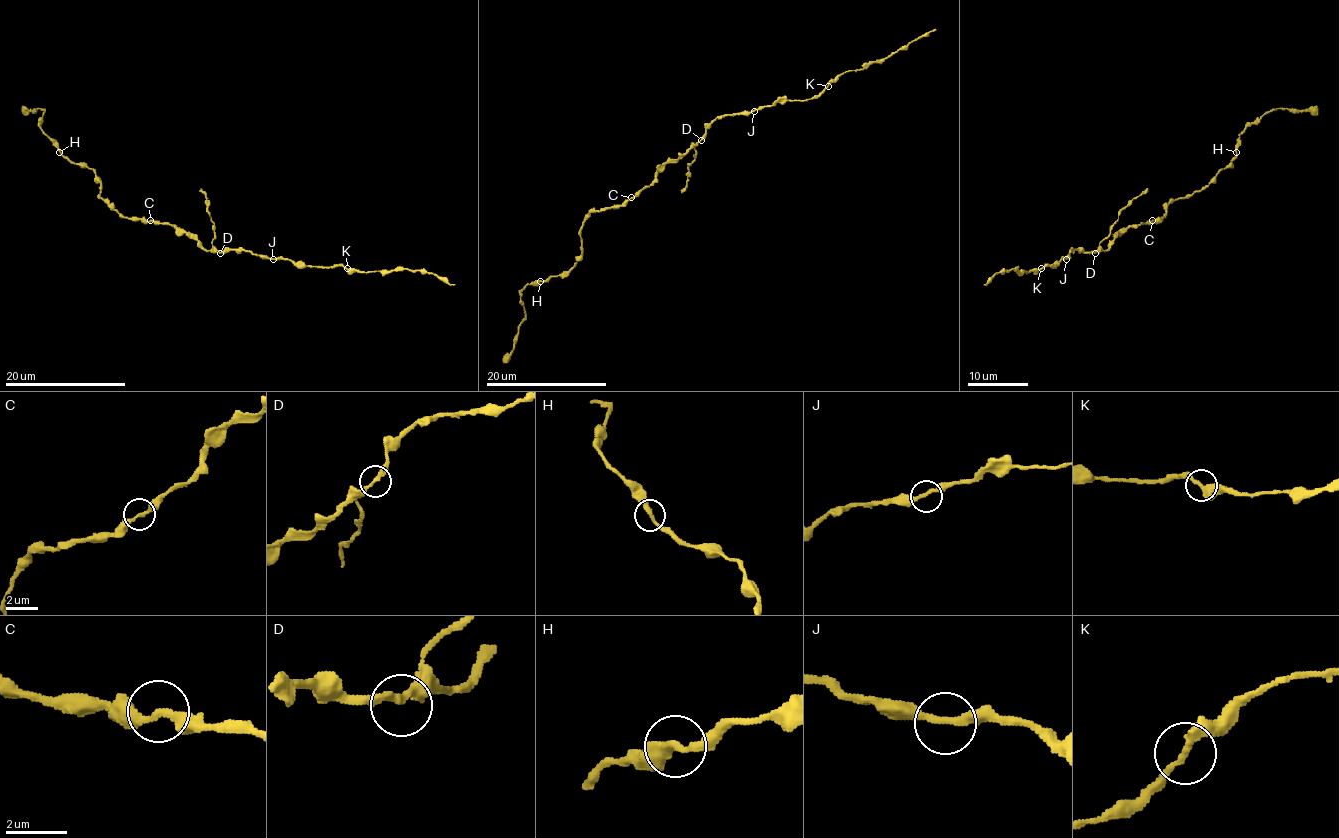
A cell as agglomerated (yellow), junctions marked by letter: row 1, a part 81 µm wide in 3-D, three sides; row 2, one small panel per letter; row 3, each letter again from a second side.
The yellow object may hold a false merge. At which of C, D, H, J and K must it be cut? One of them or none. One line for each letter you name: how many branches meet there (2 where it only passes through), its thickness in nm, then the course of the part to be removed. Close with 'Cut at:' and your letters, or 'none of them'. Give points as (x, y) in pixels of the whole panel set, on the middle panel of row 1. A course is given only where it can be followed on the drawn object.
H: 2 | 260 nm | (541, 281), (532, 282), (521, 293), (524, 315), (512, 353), (503, 362)
Cut at: H

